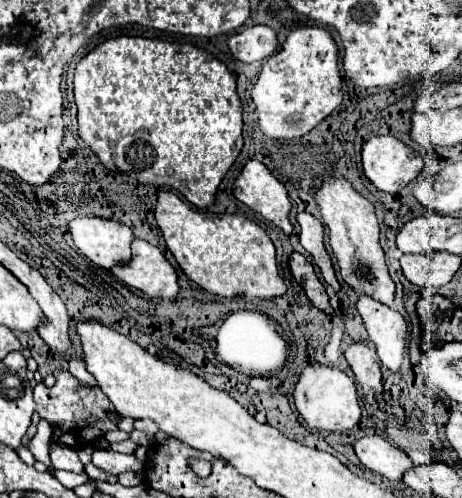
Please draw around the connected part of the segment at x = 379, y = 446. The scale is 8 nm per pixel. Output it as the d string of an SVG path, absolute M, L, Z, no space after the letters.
M377 434L357 440L353 448L365 468L385 476L387 480L401 480L403 474L415 466L403 450Z

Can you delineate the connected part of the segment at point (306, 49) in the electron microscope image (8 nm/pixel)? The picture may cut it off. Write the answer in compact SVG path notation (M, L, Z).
M323 28L293 30L281 50L273 54L259 74L251 90L257 122L267 138L293 140L311 132L323 122L343 100L343 82L337 68L337 46Z

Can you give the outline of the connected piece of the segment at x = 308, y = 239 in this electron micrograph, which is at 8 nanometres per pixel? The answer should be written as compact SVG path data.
M299 212L297 222L301 226L301 234L299 234L301 246L313 256L313 262L319 266L323 280L329 286L333 286L333 290L337 292L341 288L341 284L339 284L339 280L335 276L329 252L325 250L325 244L323 244L323 224L315 216L311 216L307 212Z

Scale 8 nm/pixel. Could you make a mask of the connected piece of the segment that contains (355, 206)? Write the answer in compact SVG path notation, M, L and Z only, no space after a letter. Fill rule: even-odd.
M331 178L329 182L325 182L317 190L315 200L321 208L323 222L329 228L329 244L339 260L339 270L343 280L357 294L367 294L385 306L393 306L395 282L387 272L383 248L379 244L379 224L375 218L373 204L365 200L359 192L355 192L347 180L339 178Z

